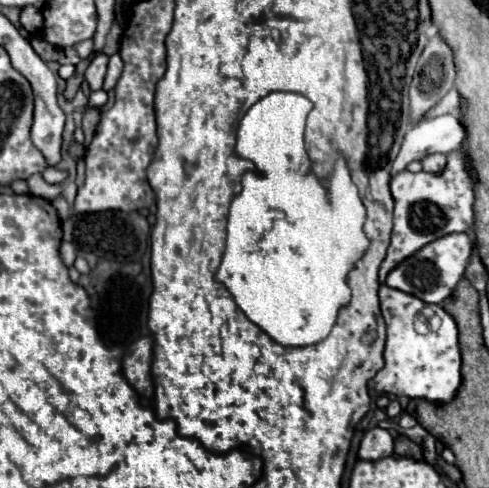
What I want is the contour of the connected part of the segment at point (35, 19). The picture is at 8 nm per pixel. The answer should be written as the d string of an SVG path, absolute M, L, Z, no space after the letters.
M25 6L25 8L21 8L21 18L19 18L19 20L21 20L21 26L23 26L27 32L31 32L31 34L39 32L41 26L43 26L41 10L35 8L35 6Z

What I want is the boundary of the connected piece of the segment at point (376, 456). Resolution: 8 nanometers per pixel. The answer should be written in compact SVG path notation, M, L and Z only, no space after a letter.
M371 428L369 432L365 432L361 446L359 446L359 458L361 460L381 460L393 456L393 438L387 430L383 428Z

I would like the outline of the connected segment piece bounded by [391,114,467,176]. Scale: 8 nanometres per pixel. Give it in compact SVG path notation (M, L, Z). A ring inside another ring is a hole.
M445 114L439 118L421 120L413 126L401 144L401 150L391 167L391 176L395 176L413 160L421 160L425 154L433 152L453 152L459 150L465 142L465 126L459 114Z

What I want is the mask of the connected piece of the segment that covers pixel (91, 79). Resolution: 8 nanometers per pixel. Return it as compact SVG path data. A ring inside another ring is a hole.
M103 52L97 54L97 56L91 60L91 64L89 64L87 72L85 72L85 78L87 78L91 90L101 90L103 78L105 78L105 72L107 72L107 62L109 62L109 56L103 54Z

